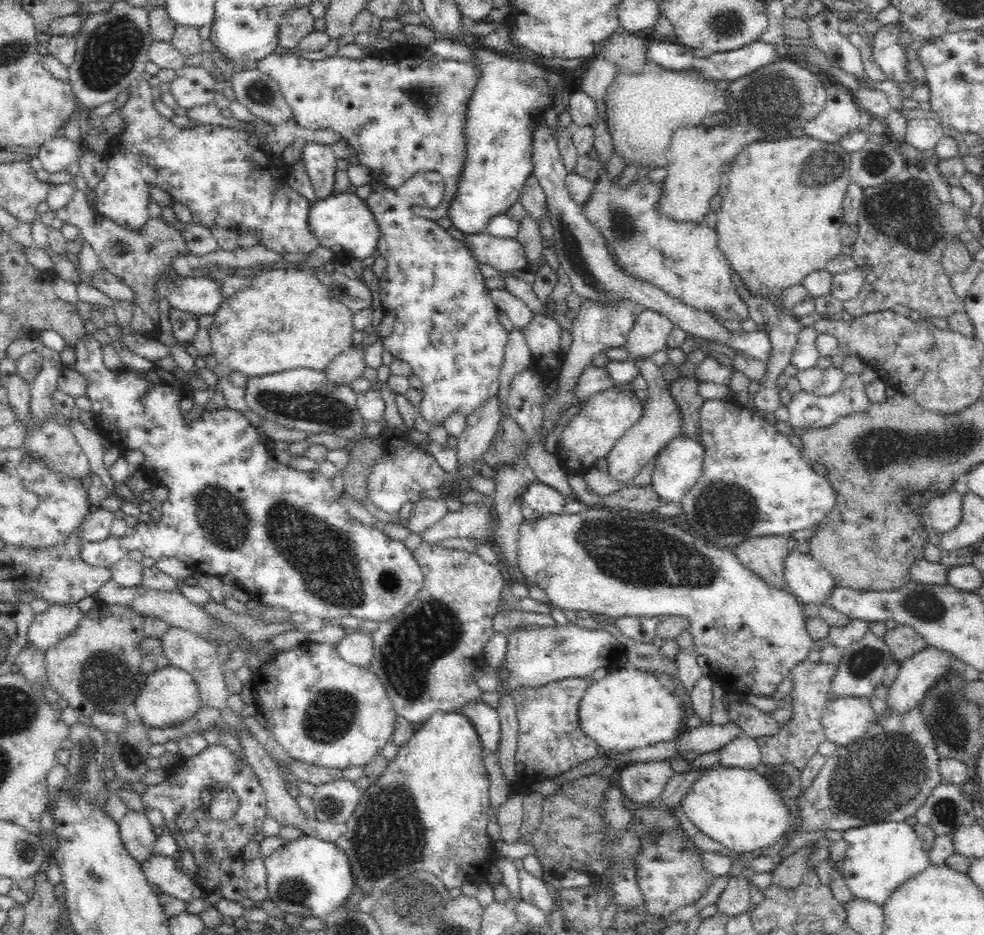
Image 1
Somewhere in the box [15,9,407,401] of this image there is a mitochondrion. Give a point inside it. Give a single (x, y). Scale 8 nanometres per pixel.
(109, 51)

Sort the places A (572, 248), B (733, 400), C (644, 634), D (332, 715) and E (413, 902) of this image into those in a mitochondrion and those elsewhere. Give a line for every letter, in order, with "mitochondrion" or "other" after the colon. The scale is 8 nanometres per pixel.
A: mitochondrion
B: other
C: other
D: mitochondrion
E: mitochondrion

